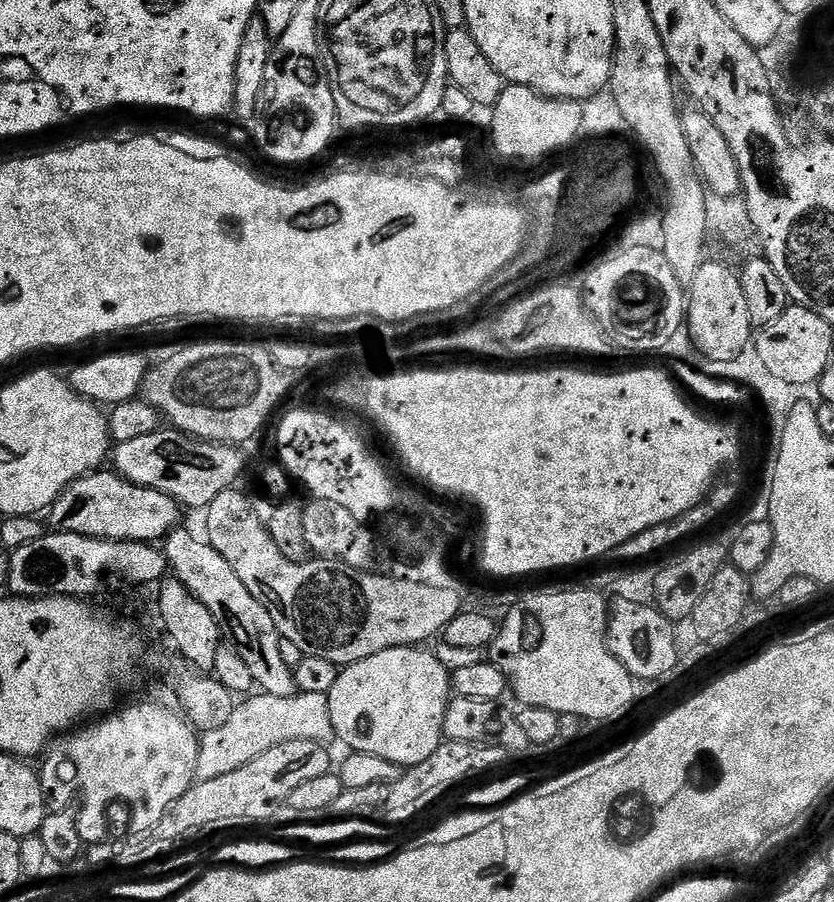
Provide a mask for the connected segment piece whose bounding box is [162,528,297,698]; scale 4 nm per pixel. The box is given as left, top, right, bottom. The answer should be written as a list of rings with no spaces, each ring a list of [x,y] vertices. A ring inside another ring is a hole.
[[[186,528],[168,533],[162,544],[162,551],[168,560],[173,579],[182,582],[214,616],[223,643],[235,650],[242,662],[249,667],[257,689],[270,697],[295,696],[296,679],[293,678],[292,668],[286,665],[279,653],[282,637],[277,626],[270,612],[262,606],[260,600],[250,594],[238,574],[231,569],[230,562],[206,540],[194,538]]]

